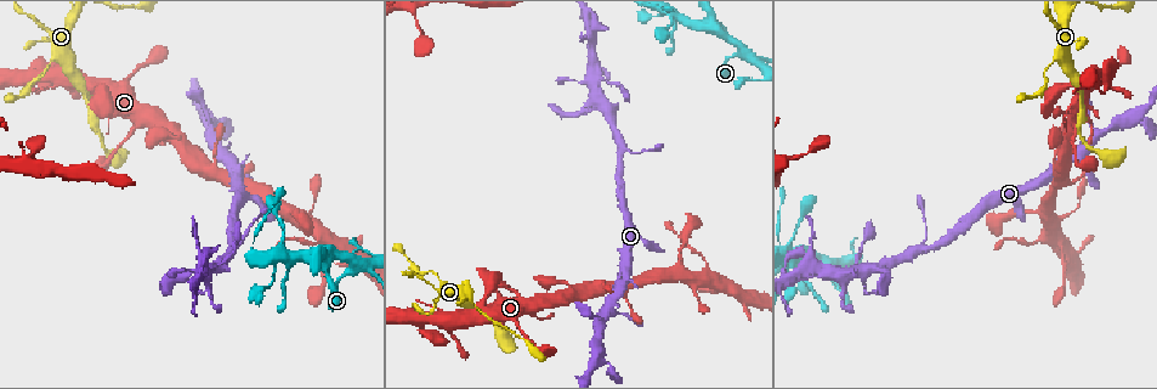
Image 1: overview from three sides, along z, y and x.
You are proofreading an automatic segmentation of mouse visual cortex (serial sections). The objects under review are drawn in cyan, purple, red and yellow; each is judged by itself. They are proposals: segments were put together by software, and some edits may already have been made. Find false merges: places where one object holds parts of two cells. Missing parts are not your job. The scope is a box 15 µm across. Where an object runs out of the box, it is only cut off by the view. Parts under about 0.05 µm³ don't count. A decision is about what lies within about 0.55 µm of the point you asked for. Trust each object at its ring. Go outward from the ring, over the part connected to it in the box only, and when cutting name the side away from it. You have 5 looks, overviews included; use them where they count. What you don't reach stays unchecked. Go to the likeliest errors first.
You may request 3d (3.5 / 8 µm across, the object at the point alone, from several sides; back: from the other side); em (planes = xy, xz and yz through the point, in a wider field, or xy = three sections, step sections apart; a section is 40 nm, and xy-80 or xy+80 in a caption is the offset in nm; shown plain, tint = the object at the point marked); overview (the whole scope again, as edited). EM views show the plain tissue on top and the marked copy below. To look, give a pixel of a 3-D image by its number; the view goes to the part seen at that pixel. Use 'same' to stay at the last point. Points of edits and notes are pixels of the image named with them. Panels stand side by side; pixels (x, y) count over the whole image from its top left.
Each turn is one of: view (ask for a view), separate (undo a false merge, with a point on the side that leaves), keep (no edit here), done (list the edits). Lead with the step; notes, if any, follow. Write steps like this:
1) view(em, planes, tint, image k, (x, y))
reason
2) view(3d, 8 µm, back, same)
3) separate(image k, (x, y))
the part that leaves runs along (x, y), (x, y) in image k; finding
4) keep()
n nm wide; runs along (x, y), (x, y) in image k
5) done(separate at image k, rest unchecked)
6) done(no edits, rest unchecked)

view(3d, 3.5 µm, image 1, (706, 264))
calibre changes

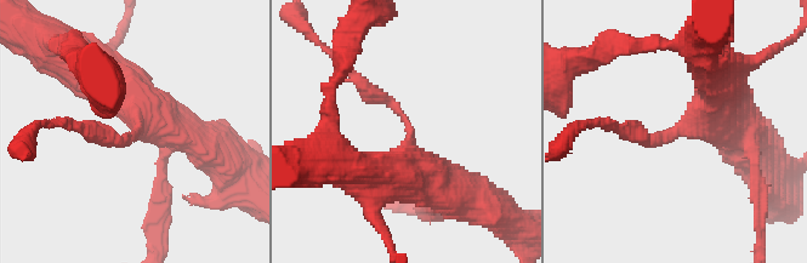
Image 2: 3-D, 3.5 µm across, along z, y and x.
view(em, xy, step 5, tint, image 2, (668, 133))
need the tissue

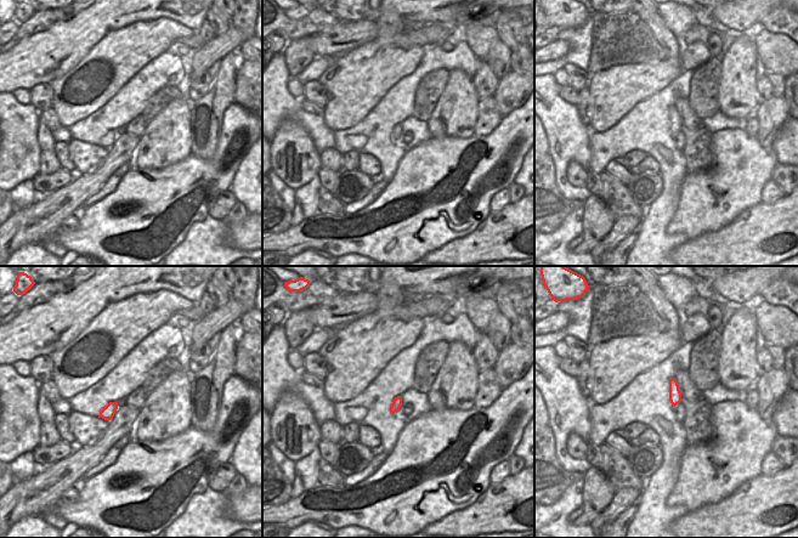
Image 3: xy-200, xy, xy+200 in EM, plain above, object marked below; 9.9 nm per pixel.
keep()
arms of 200, 600 nm; runs along (396, 173), (414, 173), (410, 127), (351, 72) in image 2; all the same cell

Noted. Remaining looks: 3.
view(3d, 3.5 µm, image 1, (49, 64))
calibre changes

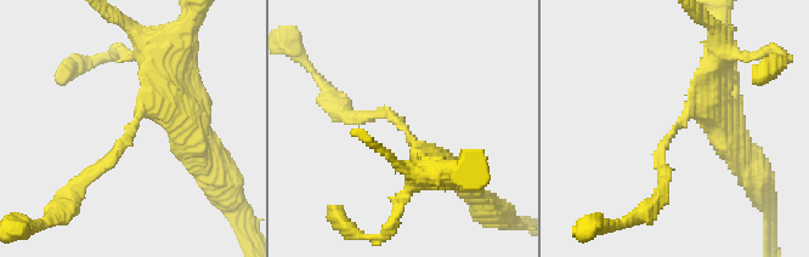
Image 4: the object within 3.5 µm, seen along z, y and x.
keep()
arms of 150, 350 nm; runs along (168, 80), (119, 148), (71, 188) in image 4; continuous, no second cell

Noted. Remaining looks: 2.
done(no edits, rest unchecked)

